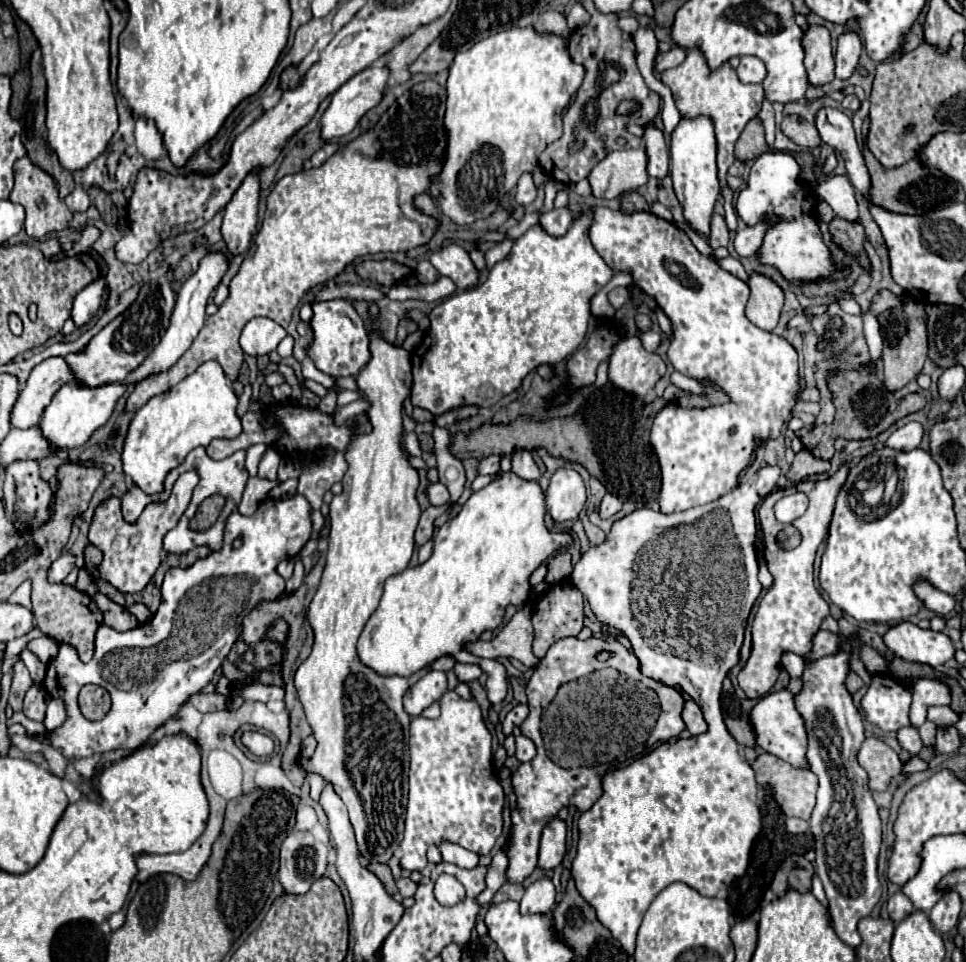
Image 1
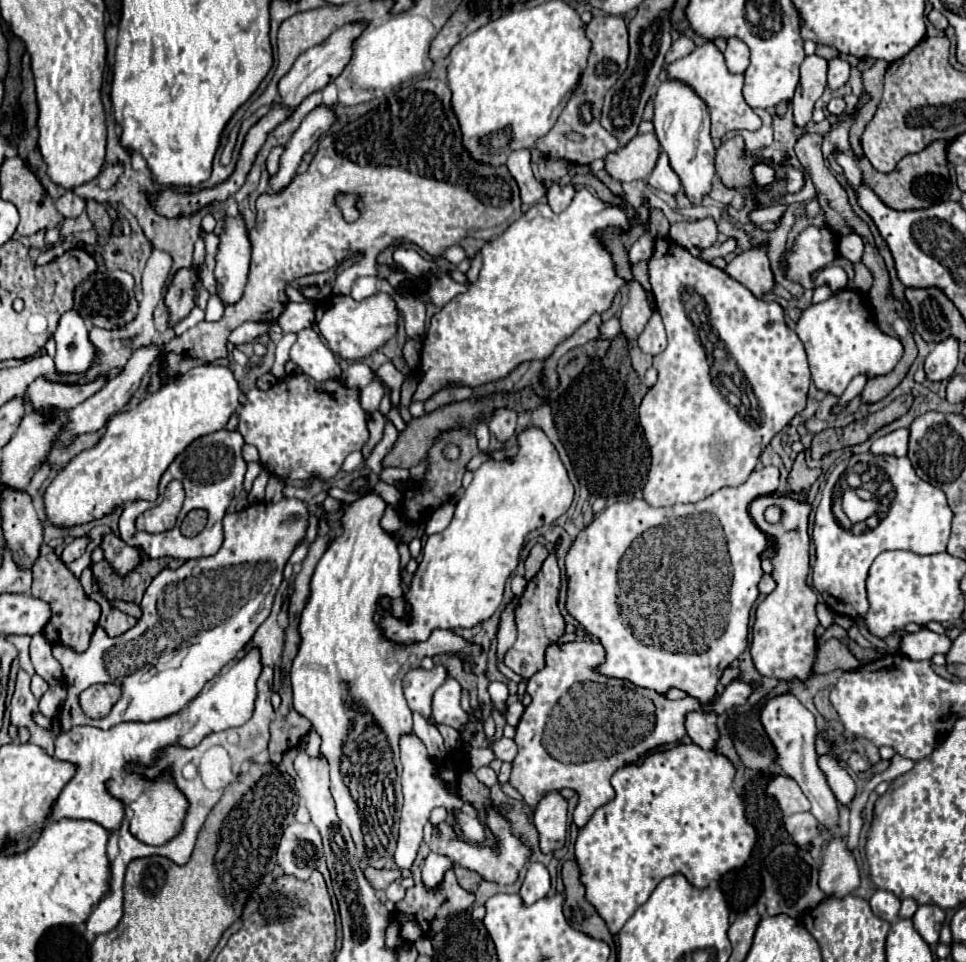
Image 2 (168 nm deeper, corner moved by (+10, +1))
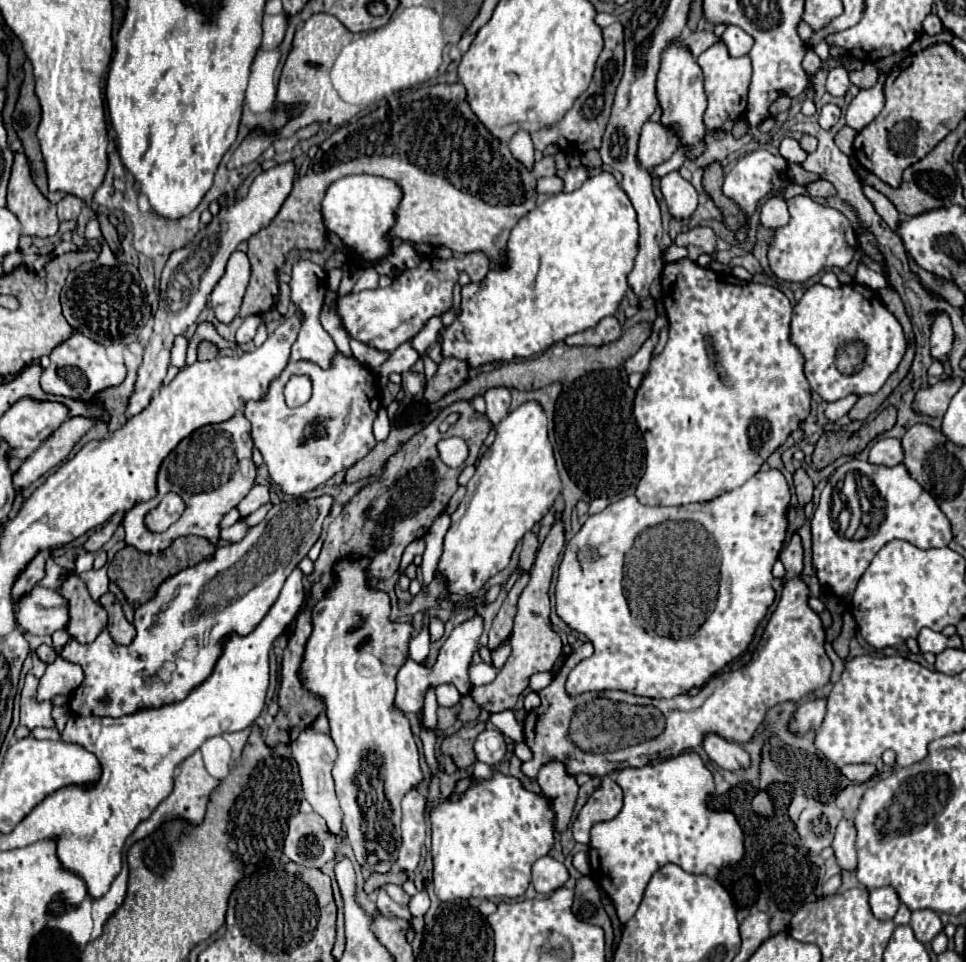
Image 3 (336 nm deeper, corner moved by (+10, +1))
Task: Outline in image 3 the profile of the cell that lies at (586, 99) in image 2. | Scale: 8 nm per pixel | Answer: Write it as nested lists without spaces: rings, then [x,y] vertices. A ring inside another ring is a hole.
[[[613,22],[611,26],[607,26],[603,30],[603,38],[605,38],[605,46],[603,46],[603,52],[597,60],[597,68],[595,68],[595,74],[593,74],[593,80],[589,84],[589,88],[577,98],[575,106],[559,120],[559,124],[531,134],[535,150],[545,150],[549,144],[557,144],[563,152],[583,154],[589,148],[599,148],[601,146],[601,134],[603,134],[603,130],[607,126],[607,120],[611,116],[615,88],[617,88],[617,84],[623,76],[623,62],[625,62],[623,52],[625,50],[623,50],[623,26],[621,26],[621,22]],[[557,138],[565,138],[567,142],[557,142]]]

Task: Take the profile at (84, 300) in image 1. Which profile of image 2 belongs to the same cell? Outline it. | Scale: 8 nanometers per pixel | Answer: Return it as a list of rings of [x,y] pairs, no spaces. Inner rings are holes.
[[[75,308],[67,310],[55,330],[57,354],[55,366],[59,372],[85,372],[93,360],[93,344],[87,336],[87,326]]]

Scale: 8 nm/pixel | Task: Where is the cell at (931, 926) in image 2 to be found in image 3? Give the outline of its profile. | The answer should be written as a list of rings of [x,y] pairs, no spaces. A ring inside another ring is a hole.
[[[915,910],[915,912],[911,912],[909,926],[913,928],[915,938],[919,942],[931,942],[943,930],[943,924],[941,924],[939,916],[933,910]]]

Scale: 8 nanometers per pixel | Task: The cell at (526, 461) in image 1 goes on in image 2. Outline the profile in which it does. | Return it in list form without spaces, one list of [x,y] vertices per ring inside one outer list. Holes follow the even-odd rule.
[[[497,410],[489,420],[489,430],[501,444],[505,444],[517,432],[517,414],[513,410]]]

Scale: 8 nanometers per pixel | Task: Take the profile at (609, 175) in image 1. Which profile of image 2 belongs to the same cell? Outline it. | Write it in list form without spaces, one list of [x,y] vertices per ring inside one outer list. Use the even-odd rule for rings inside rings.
[[[655,134],[635,136],[629,140],[629,144],[625,144],[615,152],[609,152],[603,158],[605,172],[619,182],[647,180],[655,166],[659,150],[661,148]]]

